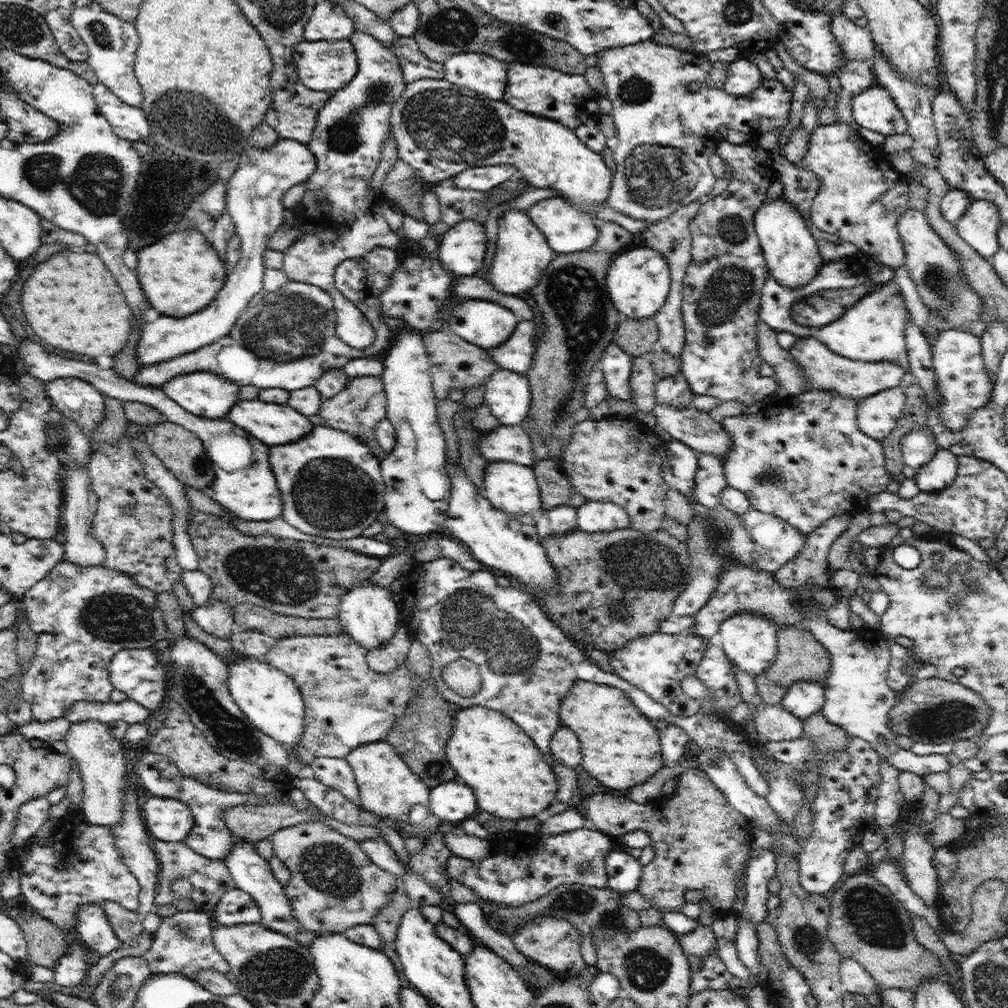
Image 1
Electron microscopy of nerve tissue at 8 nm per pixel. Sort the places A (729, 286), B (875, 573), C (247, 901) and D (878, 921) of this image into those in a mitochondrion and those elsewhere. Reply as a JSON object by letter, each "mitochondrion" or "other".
{"A":"mitochondrion","B":"other","C":"other","D":"mitochondrion"}

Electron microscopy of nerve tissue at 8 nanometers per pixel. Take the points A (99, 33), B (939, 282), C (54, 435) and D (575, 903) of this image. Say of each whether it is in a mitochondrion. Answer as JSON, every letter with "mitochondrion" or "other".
{"A":"mitochondrion","B":"mitochondrion","C":"mitochondrion","D":"mitochondrion"}

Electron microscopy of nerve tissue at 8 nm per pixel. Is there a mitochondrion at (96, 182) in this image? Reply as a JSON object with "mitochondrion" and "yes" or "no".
{"mitochondrion":"yes"}

